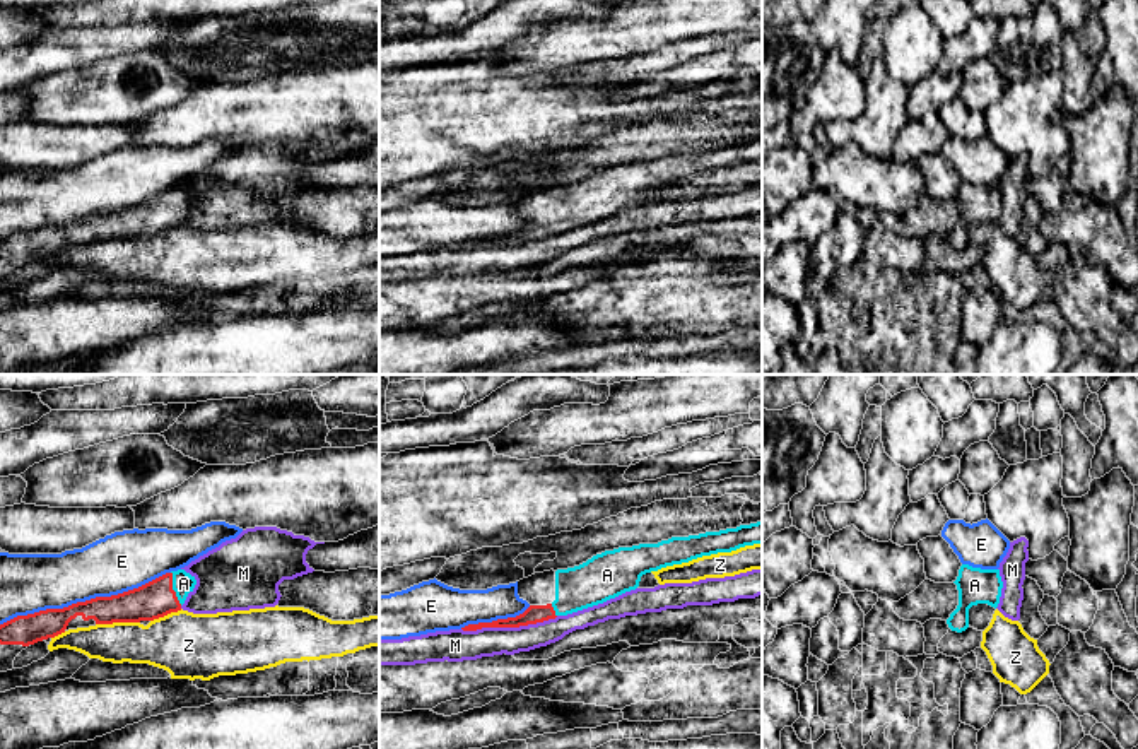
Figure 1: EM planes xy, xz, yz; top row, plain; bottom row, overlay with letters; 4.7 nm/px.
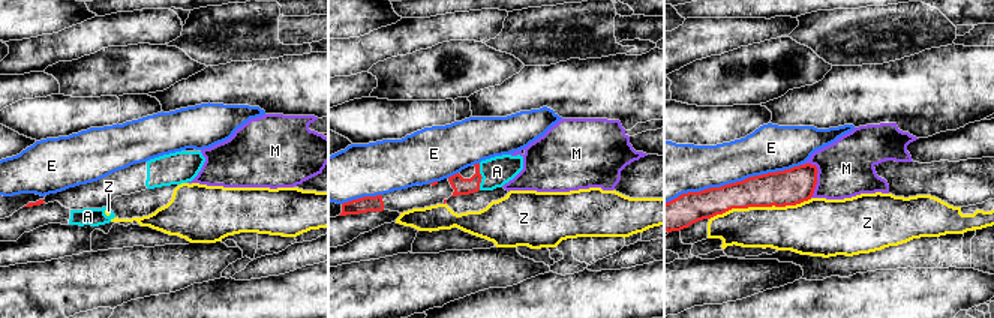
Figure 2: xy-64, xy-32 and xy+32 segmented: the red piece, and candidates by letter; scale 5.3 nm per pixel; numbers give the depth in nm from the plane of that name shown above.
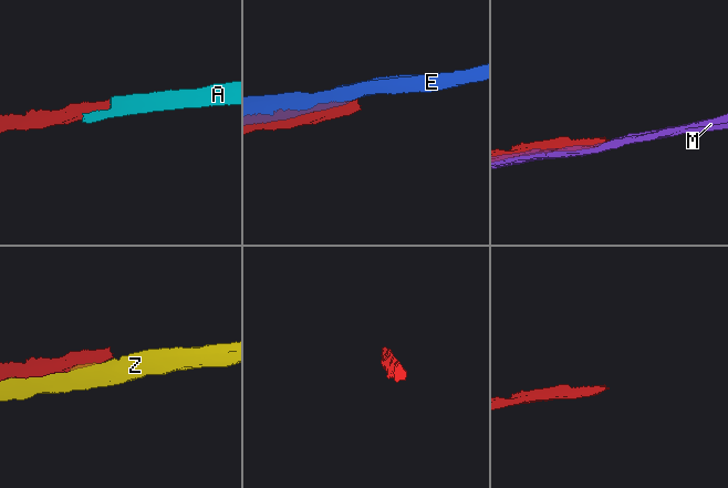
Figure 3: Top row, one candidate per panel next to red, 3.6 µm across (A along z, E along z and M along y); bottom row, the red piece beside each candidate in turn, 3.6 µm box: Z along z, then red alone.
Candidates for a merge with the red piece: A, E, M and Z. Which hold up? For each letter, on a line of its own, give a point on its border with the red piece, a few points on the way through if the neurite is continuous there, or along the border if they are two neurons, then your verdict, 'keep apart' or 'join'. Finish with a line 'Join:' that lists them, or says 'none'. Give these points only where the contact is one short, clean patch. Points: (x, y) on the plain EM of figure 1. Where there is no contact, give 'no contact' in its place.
A: contact xy (171, 206); way xy (156, 216), (171, 206), (183, 200); join
E: contact xy (86, 218); keep apart
M: contact xz (510, 243); keep apart
Z: contact xy (117, 238); keep apart
Join: A

